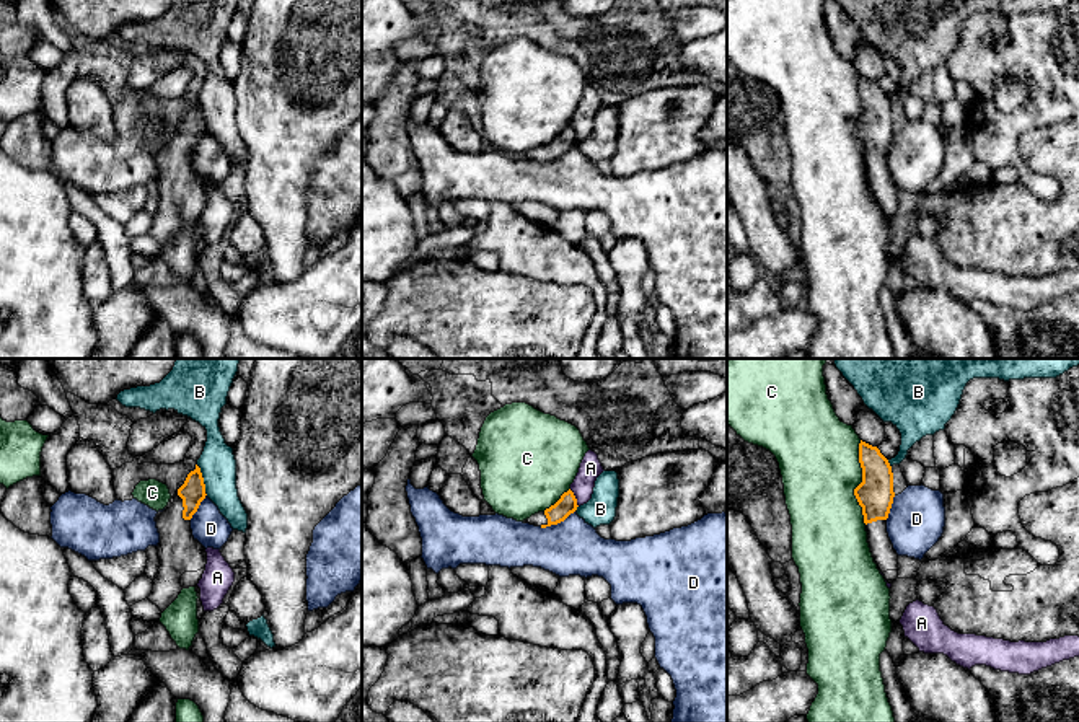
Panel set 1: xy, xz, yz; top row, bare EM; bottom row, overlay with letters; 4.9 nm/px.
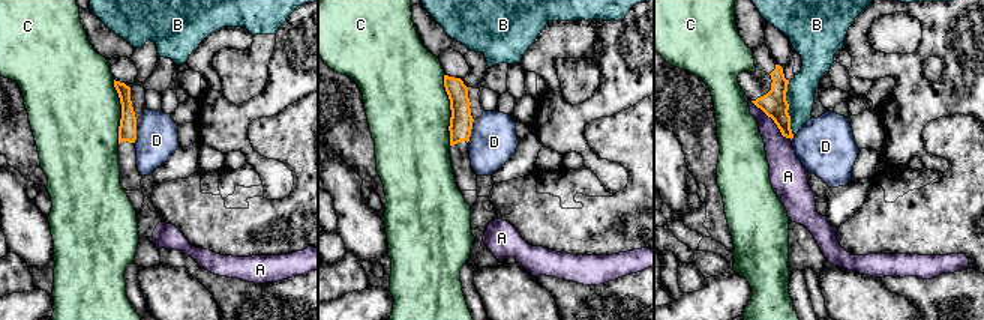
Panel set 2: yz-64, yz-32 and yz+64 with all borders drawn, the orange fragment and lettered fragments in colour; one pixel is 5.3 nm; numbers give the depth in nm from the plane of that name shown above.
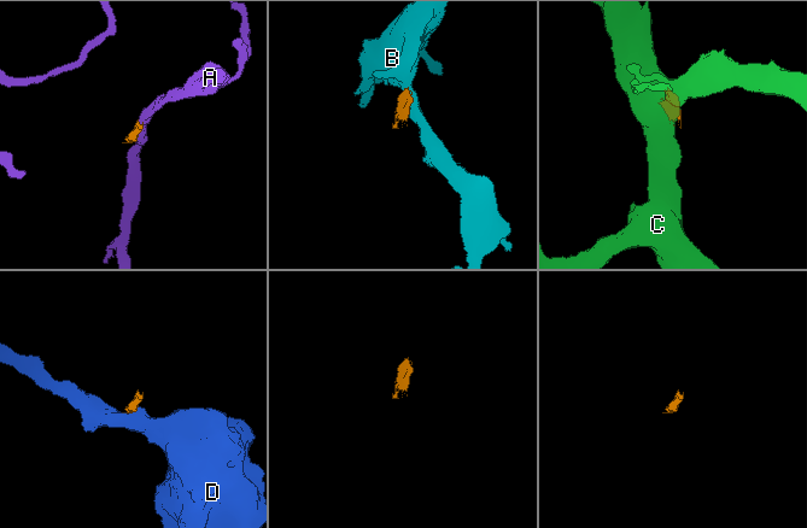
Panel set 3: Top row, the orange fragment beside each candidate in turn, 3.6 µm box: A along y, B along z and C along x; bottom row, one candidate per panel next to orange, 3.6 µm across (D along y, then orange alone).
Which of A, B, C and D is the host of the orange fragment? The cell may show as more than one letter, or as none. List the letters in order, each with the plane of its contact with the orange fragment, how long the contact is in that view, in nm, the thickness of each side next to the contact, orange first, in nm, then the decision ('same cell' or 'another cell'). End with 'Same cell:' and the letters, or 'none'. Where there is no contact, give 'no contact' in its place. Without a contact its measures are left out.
A: contact in xz; length 100 nm; calibres 100 and 110 nm; another cell
B: contact in xy; length 160 nm; calibres 120 and 180 nm; another cell
C: contact in yz; length 420 nm; calibres 180 and 400 nm; another cell
D: contact in xz; length 190 nm; calibres 100 and 280 nm; another cell
Same cell: none

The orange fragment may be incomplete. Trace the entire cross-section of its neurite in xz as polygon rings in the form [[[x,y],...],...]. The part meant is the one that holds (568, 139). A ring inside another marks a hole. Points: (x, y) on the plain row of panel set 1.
[[[569,124],[561,130],[561,134],[554,140],[551,140],[544,147],[531,150],[530,153],[523,155],[523,158],[530,158],[541,163],[557,160],[564,156],[570,148],[574,148],[577,142],[577,134],[574,127]]]

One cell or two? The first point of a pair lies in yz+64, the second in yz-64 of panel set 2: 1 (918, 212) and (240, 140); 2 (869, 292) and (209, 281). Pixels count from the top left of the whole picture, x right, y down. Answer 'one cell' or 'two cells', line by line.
1: two cells
2: two cells

